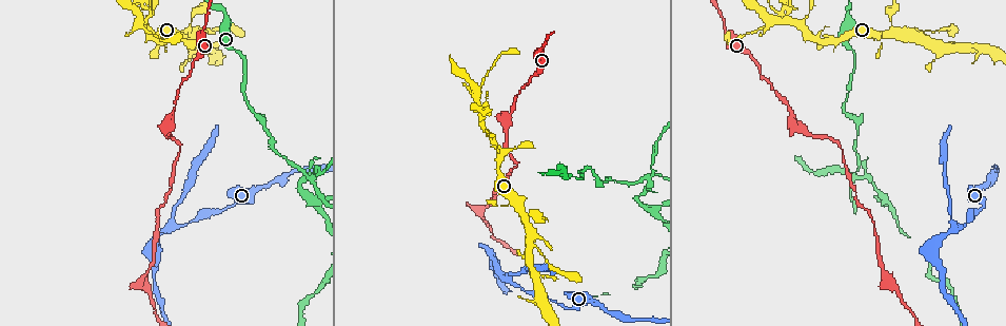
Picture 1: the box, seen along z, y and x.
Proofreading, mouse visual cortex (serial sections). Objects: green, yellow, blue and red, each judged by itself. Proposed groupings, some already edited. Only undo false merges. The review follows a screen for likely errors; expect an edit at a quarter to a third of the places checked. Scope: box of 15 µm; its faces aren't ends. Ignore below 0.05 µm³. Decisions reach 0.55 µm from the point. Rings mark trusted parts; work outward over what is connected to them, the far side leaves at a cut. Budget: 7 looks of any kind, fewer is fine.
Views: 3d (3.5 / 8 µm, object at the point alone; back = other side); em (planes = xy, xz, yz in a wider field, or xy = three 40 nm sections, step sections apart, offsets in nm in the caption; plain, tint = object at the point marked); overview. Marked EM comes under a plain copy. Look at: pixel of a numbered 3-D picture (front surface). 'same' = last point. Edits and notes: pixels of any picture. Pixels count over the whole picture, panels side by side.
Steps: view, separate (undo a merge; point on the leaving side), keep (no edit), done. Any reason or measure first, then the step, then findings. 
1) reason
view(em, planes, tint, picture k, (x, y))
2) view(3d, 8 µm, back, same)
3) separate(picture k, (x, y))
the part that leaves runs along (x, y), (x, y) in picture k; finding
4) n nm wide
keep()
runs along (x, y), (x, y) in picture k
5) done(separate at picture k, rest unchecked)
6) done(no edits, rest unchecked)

sudden change in width
view(3d, 3.5 µm, picture 1, (917, 38))

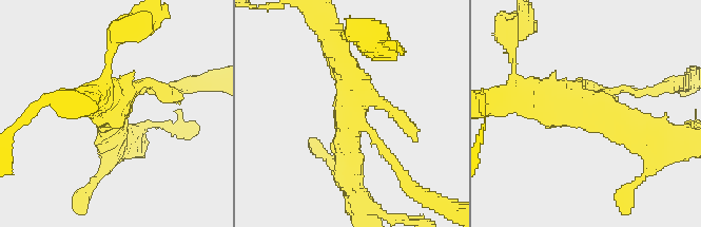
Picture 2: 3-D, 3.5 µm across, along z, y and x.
now the EM
view(em, xy, step 5, tint, picture 2, (593, 110))

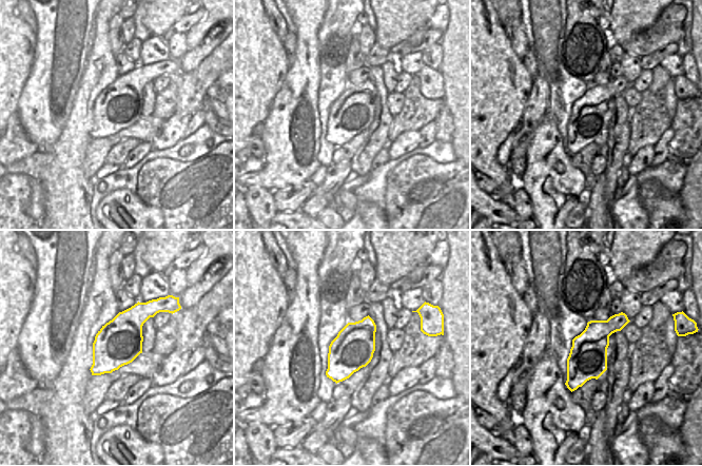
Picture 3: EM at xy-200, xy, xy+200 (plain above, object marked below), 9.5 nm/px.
keep()
runs along (528, 98), (592, 108), (655, 140) in picture 2; all the same cell

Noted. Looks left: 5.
three arms meet
view(3d, 3.5 µm, back, picture 1, (802, 20))

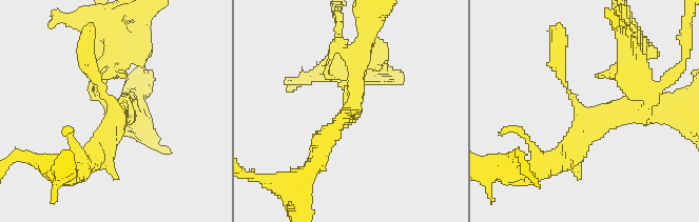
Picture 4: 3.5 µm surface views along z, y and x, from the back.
3 arms; arms of 150, 250, 300 nm; now the EM
view(em, planes, tint, picture 4, (353, 110))

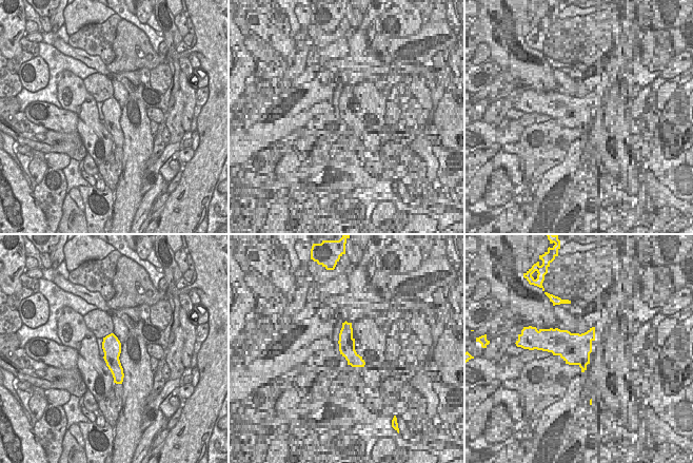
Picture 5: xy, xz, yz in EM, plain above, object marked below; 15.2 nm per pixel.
keep()
runs along (90, 162), (116, 107), (86, 59) in picture 4; all the same cell

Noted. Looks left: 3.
three-way junction
view(3d, 8 µm, picture 1, (482, 84))

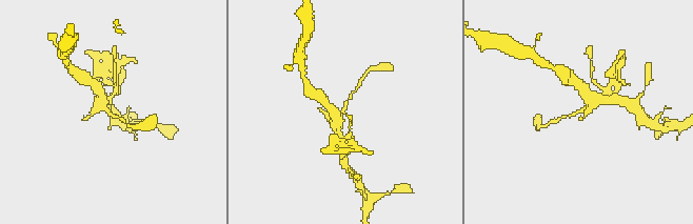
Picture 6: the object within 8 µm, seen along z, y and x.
3 arms; arms of 150, 300, 400 nm; now the EM
view(em, xy, step 2, tint, picture 6, (344, 112))

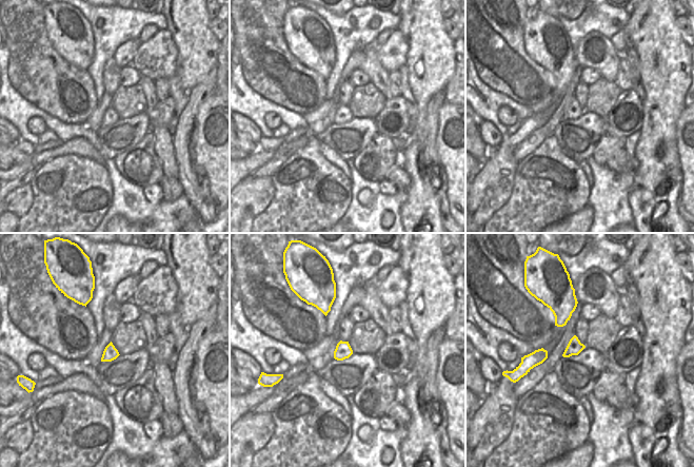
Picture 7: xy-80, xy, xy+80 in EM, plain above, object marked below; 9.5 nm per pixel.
150 nm wide
keep()
runs along (338, 136), (337, 121), (358, 86) in picture 6; one cell here

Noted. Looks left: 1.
done(no edits, rest unchecked)

